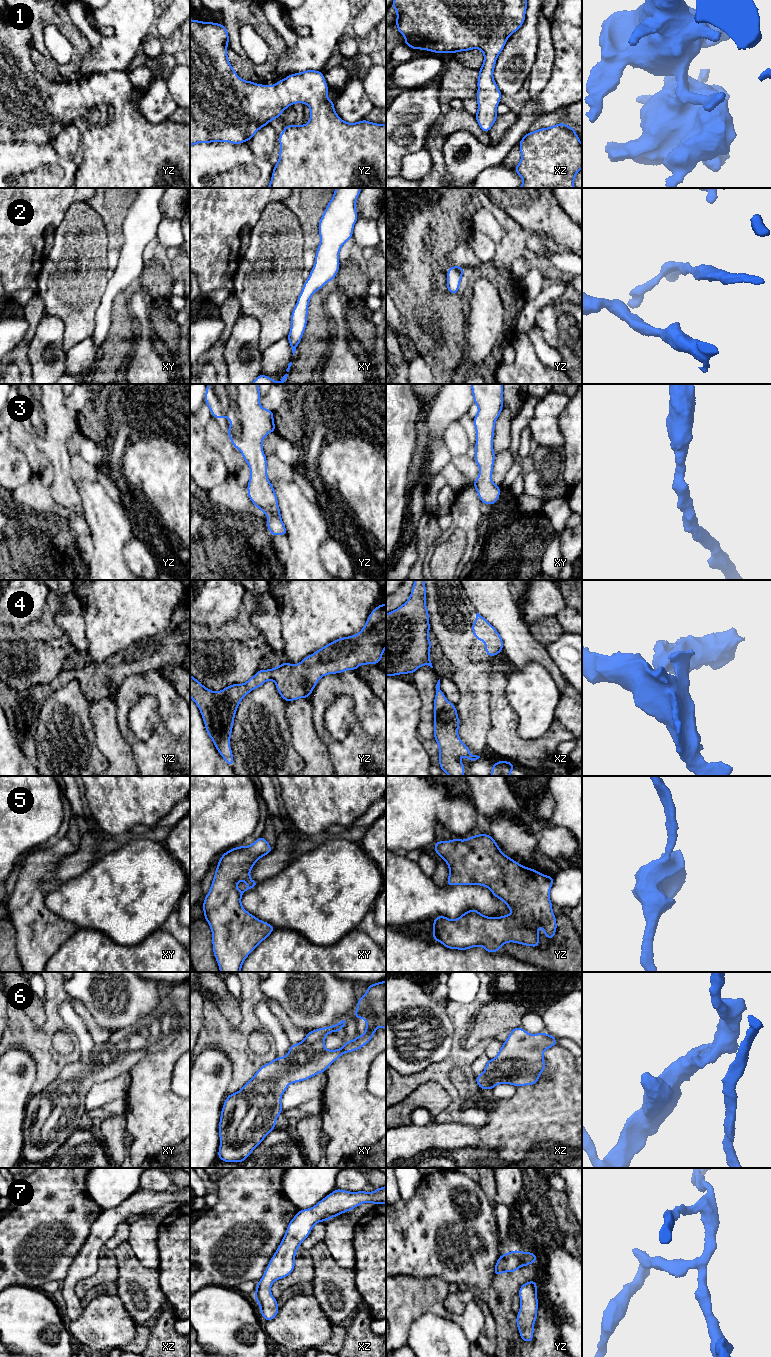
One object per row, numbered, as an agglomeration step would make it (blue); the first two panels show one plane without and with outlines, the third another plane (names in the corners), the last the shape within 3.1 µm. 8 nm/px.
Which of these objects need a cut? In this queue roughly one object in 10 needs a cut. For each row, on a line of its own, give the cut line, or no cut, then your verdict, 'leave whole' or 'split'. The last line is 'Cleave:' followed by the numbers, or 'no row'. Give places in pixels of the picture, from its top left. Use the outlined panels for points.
1: no cut | leave whole
2: no cut | leave whole
3: no cut | leave whole
4: no cut | leave whole
5: no cut | leave whole
6: no cut | leave whole
7: no cut | leave whole
Cleave: no row

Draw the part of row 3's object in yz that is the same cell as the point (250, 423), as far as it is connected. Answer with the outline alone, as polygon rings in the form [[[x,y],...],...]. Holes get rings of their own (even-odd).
[[[207,384],[205,404],[209,407],[213,418],[226,417],[231,421],[227,430],[230,441],[242,453],[245,462],[250,467],[248,497],[254,506],[266,514],[267,528],[271,535],[287,536],[275,489],[267,477],[267,459],[262,447],[265,436],[276,432],[274,412],[260,406],[260,394],[259,384]]]

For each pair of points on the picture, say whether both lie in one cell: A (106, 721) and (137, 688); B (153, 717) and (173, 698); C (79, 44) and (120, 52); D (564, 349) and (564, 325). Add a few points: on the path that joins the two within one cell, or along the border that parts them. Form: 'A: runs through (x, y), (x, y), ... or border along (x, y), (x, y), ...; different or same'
A: border along (112, 697), (116, 705), (116, 720), (118, 722); different
B: border along (143, 694), (158, 705), (159, 722), (151, 734); different
C: border along (92, 47), (81, 57); different
D: runs through (563, 343), (563, 331); same

